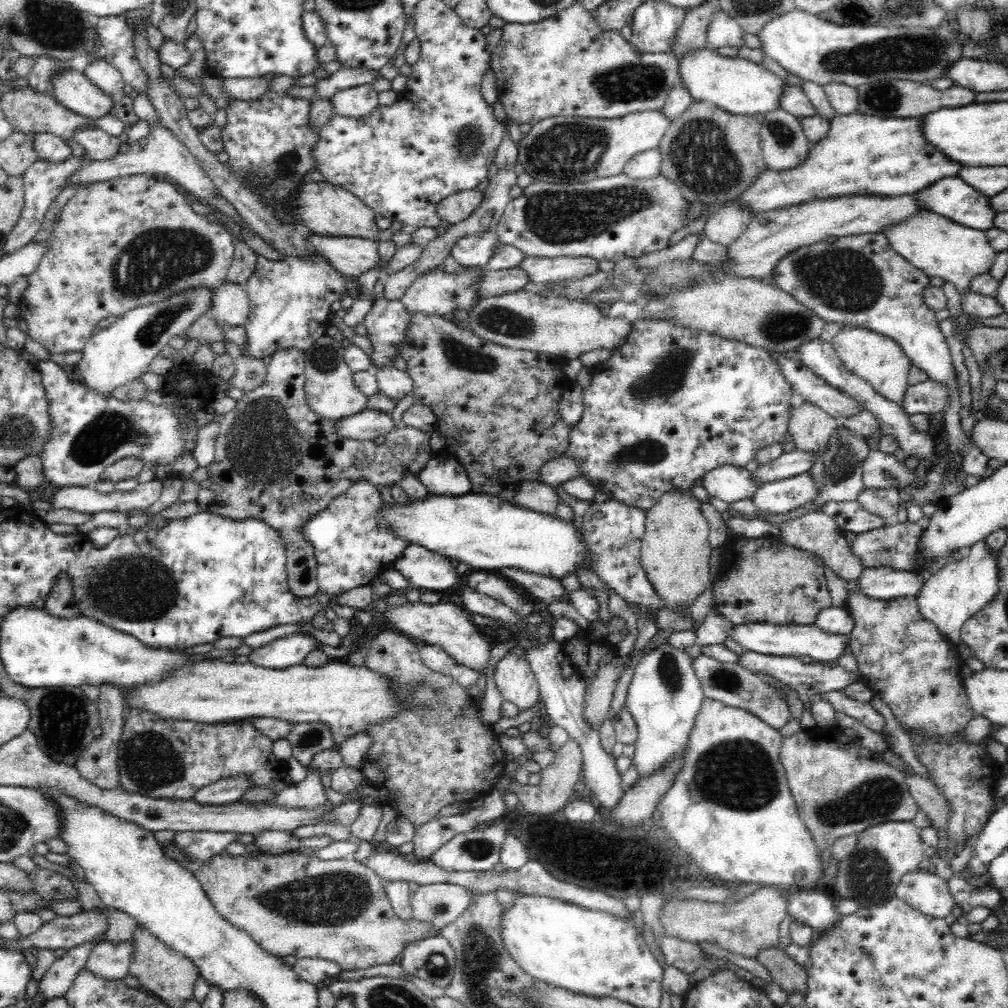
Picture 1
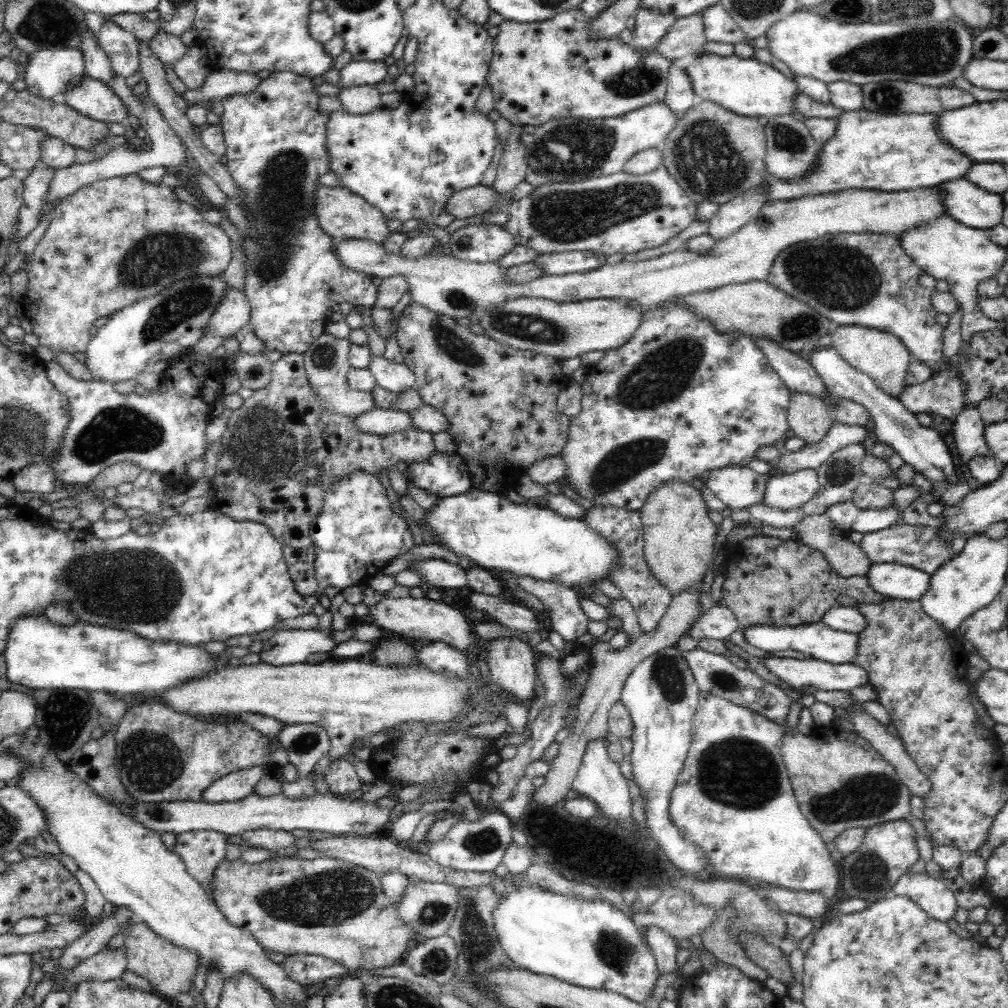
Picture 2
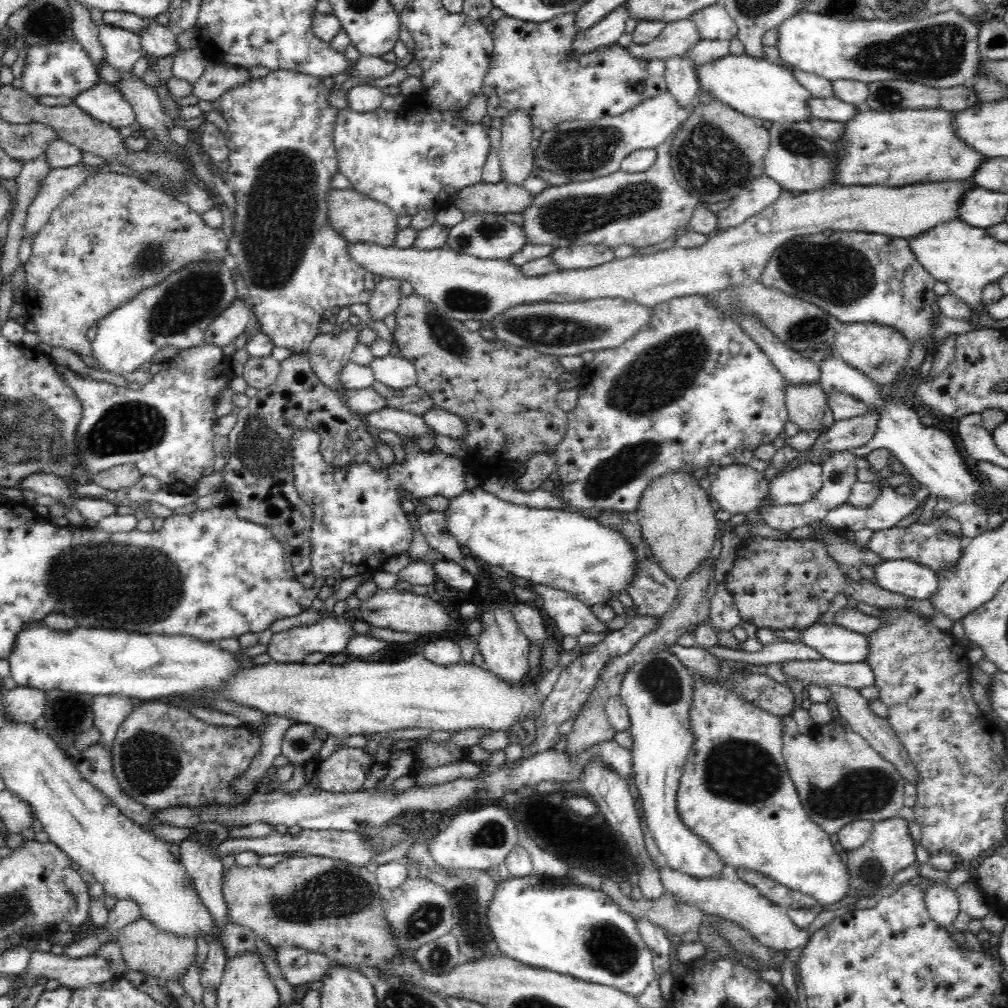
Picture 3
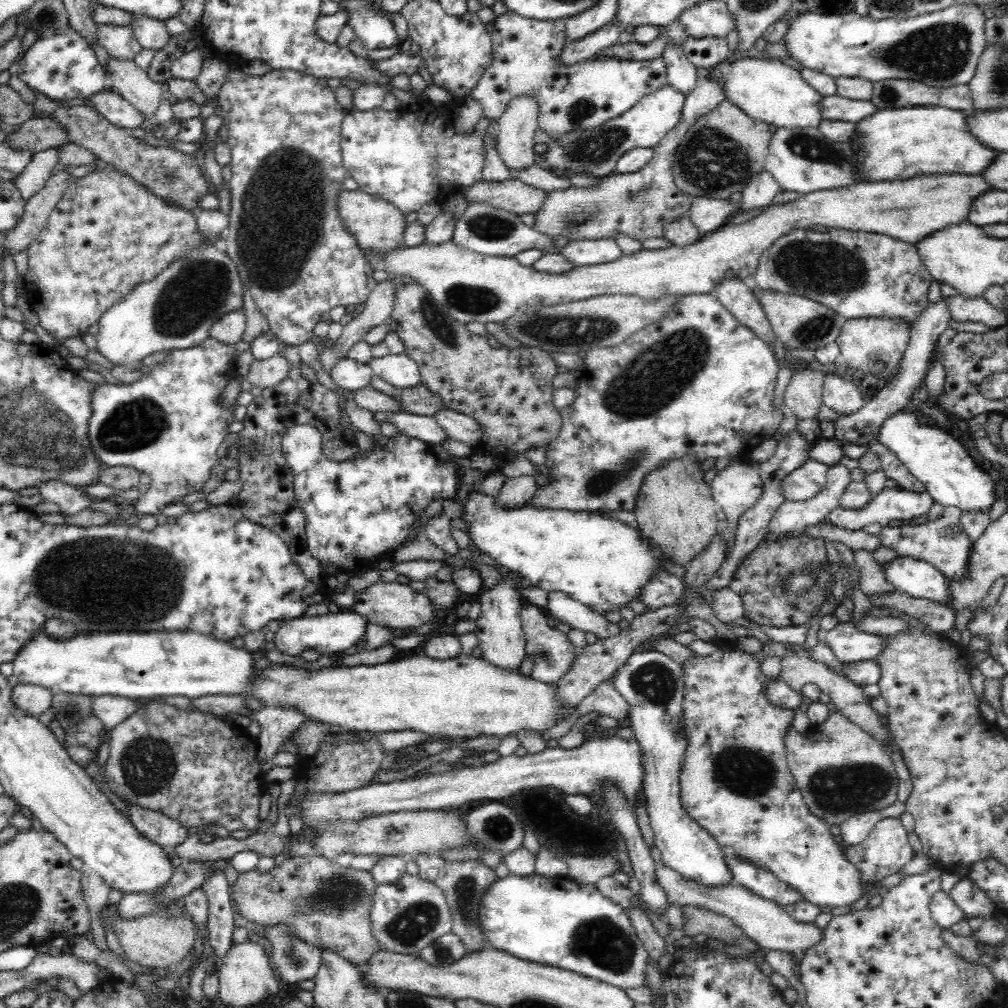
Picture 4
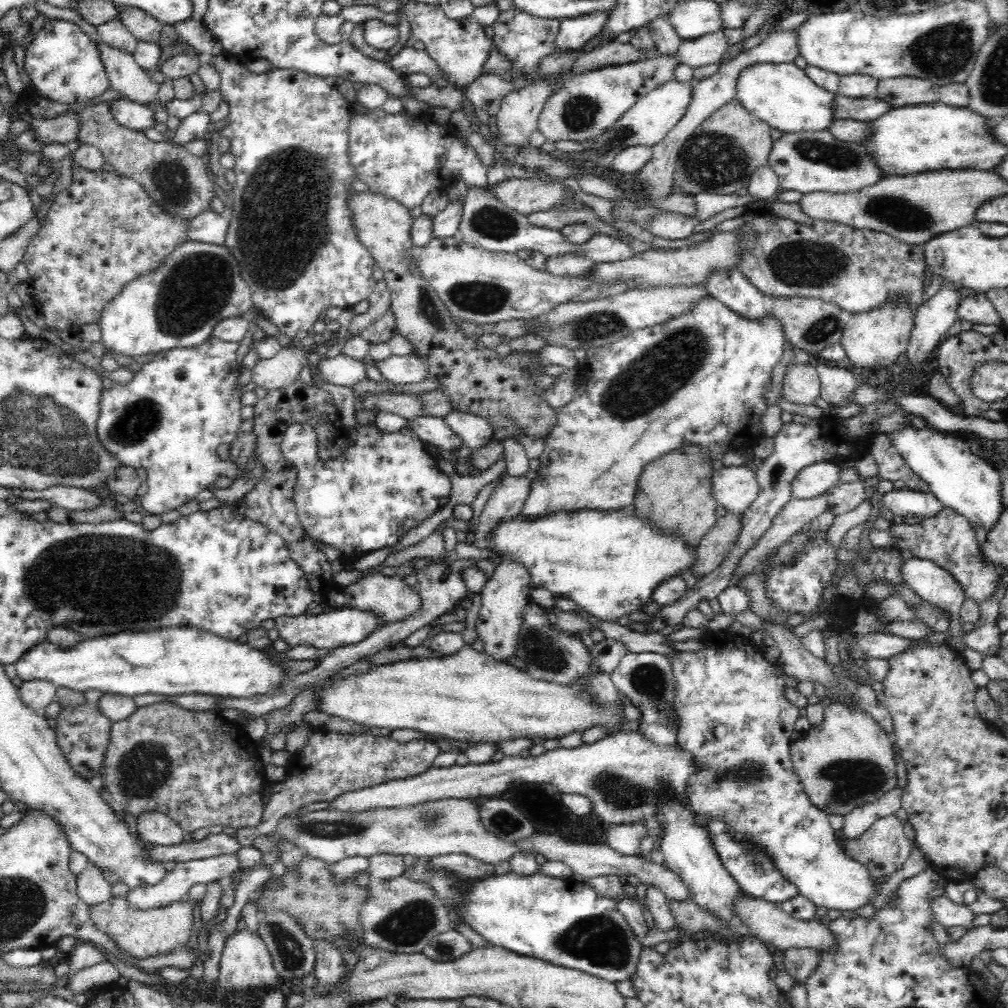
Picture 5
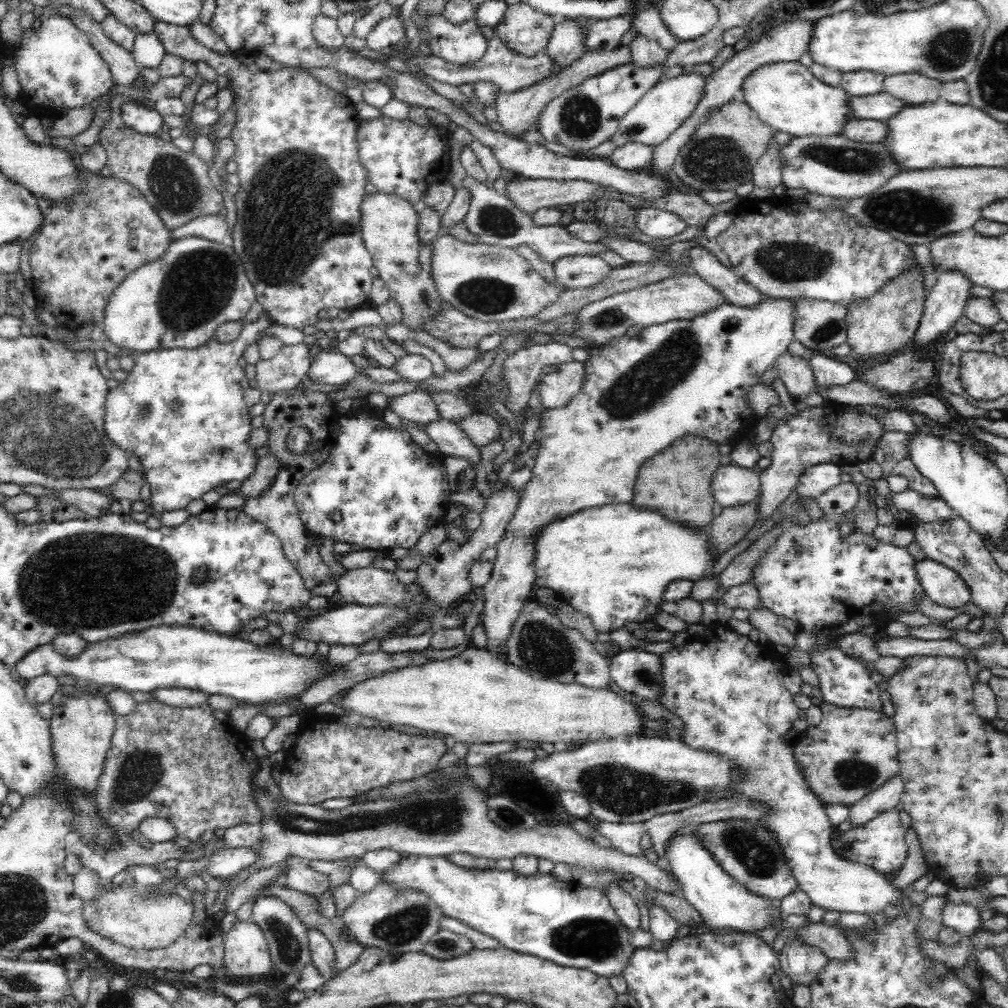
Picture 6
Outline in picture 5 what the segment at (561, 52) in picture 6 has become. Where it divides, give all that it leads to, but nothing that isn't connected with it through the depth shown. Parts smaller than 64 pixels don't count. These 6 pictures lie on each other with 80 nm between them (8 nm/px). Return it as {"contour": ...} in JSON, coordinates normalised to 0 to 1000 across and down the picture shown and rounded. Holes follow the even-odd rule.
{"contour":[[[606,8],[592,10],[588,14],[579,14],[572,18],[558,19],[551,45],[553,50],[575,50],[581,42],[596,34],[598,26],[605,18]]]}

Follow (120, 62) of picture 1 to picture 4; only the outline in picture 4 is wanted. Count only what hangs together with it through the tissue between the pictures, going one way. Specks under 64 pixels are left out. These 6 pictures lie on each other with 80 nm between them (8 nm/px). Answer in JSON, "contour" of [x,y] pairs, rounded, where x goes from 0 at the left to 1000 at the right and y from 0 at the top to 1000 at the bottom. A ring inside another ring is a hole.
{"contour":[[[99,25],[96,40],[108,58],[117,61],[133,61],[141,49],[130,26]]]}

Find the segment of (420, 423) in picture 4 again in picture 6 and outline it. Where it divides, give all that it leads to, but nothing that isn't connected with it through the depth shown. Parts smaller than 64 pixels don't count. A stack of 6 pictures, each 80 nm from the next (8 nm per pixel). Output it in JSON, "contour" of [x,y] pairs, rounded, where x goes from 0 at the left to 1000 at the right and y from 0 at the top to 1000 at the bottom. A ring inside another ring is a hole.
{"contour":[[[435,415],[435,417],[427,417],[427,419],[419,421],[417,425],[427,433],[429,438],[435,441],[442,455],[456,452],[456,454],[462,454],[476,462],[474,445],[468,442],[462,430],[454,425],[450,418]]]}

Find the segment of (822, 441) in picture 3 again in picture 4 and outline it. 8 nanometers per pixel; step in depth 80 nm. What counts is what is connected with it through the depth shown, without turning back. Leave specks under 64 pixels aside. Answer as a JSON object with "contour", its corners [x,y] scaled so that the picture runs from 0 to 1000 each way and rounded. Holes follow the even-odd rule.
{"contour":[[[933,298],[929,302],[922,302],[921,306],[906,319],[903,326],[901,345],[895,355],[892,370],[876,381],[873,388],[863,399],[858,399],[857,403],[847,411],[831,414],[827,420],[827,432],[825,436],[838,445],[846,445],[855,441],[861,441],[867,438],[875,423],[875,419],[885,413],[887,409],[900,405],[901,400],[906,396],[906,391],[912,387],[913,379],[919,373],[920,366],[925,358],[927,343],[931,339],[931,333],[938,327],[942,319],[942,309],[938,305],[938,298]]]}

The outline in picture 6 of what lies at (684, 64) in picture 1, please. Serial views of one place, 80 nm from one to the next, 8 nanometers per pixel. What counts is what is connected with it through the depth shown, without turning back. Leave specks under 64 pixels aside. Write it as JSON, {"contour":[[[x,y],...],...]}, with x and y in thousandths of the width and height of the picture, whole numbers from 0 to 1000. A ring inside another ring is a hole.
{"contour":[[[773,62],[753,65],[746,69],[735,83],[736,99],[750,115],[765,127],[774,131],[782,131],[784,135],[802,135],[802,133],[812,133],[817,135],[833,134],[839,119],[845,118],[843,106],[841,106],[841,96],[832,85],[824,86],[812,80],[804,71],[802,66],[790,62]]]}

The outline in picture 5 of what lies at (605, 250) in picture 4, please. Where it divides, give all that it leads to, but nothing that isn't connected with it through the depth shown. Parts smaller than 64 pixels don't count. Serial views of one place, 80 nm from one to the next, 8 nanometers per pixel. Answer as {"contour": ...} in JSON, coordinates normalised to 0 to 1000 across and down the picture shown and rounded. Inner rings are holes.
{"contour":[[[591,232],[579,242],[573,244],[576,244],[576,246],[569,253],[575,254],[589,263],[599,260],[619,259],[630,252],[627,246],[602,232]]]}

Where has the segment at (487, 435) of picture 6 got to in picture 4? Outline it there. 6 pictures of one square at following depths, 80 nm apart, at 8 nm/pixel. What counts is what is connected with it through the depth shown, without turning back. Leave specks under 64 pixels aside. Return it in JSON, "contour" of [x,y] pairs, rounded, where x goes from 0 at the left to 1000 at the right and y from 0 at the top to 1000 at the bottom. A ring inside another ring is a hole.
{"contour":[[[438,405],[427,414],[437,423],[437,427],[442,430],[443,435],[460,438],[466,442],[473,440],[472,437],[476,435],[476,422],[460,410]]]}

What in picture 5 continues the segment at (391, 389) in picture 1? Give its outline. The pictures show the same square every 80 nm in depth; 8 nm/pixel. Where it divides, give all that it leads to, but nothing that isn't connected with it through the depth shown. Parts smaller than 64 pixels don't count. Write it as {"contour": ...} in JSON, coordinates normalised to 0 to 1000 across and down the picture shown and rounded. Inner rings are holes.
{"contour":[[[385,353],[372,359],[372,365],[379,370],[383,378],[396,381],[413,381],[423,376],[423,363],[413,353]]]}

